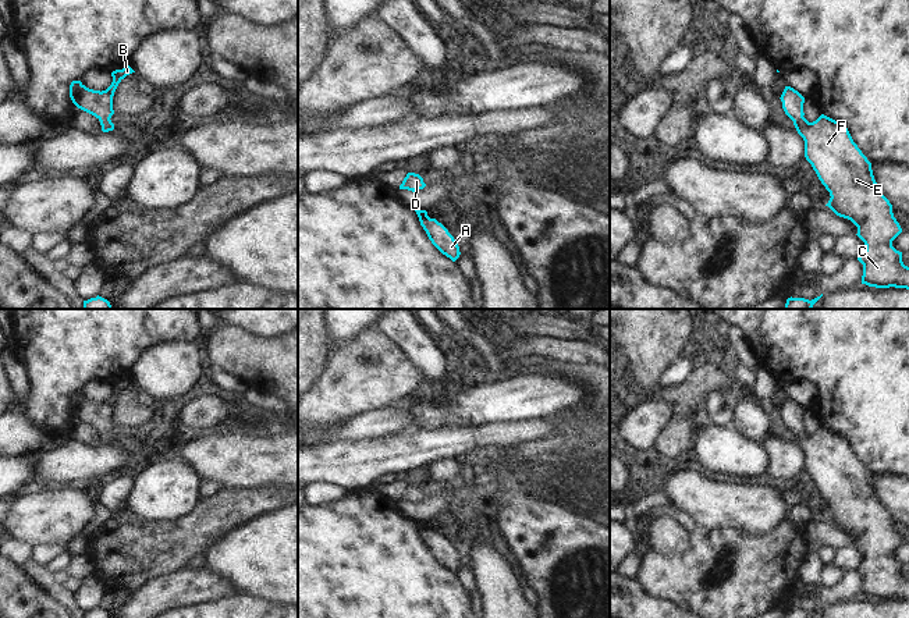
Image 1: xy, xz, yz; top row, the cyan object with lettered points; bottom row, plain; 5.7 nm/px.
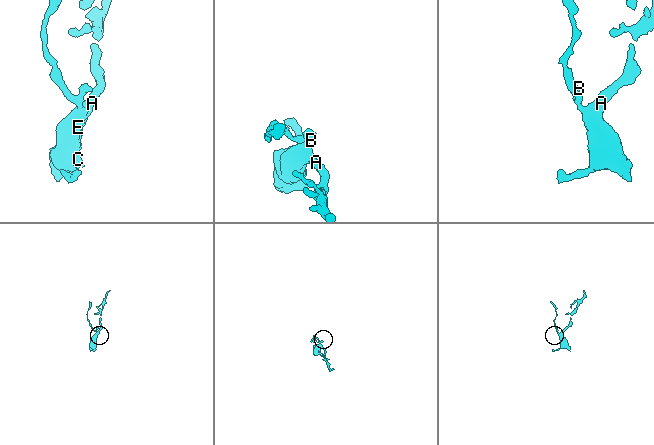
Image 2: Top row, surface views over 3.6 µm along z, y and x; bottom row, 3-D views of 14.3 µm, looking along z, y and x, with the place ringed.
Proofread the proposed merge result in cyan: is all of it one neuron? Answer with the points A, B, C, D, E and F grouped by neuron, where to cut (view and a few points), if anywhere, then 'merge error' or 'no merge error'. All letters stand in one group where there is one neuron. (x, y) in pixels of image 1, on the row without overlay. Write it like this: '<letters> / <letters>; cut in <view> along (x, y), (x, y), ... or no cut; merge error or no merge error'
A B C D E F; no cut; no merge error

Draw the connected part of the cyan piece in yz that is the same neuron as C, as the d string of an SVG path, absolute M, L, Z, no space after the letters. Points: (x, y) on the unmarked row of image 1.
M791 398L781 406L782 420L793 433L798 445L805 452L805 469L812 476L819 491L830 504L828 518L837 528L851 532L857 539L857 548L866 562L857 569L863 576L862 596L876 600L909 601L909 579L902 573L902 564L892 558L892 553L902 540L892 525L892 516L881 505L873 487L871 475L853 454L846 437L821 426L809 434L803 427L805 409Z

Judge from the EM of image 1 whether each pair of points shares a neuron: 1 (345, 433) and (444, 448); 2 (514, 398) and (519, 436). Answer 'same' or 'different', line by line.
1: different
2: different

